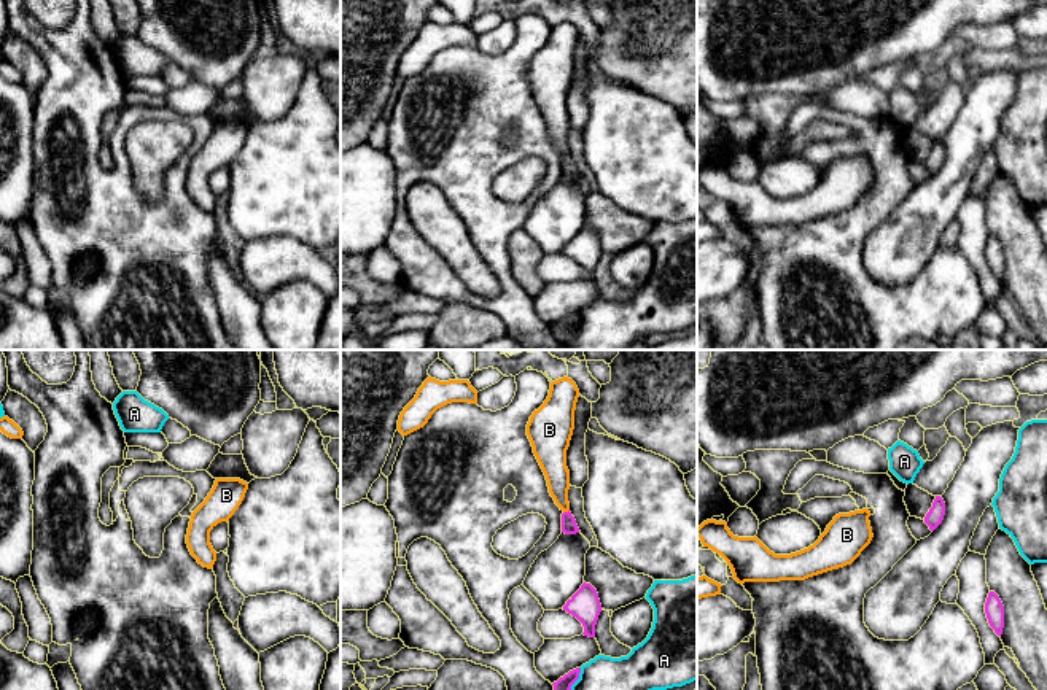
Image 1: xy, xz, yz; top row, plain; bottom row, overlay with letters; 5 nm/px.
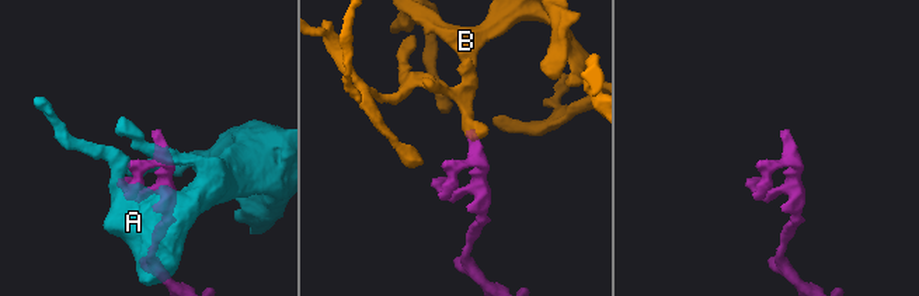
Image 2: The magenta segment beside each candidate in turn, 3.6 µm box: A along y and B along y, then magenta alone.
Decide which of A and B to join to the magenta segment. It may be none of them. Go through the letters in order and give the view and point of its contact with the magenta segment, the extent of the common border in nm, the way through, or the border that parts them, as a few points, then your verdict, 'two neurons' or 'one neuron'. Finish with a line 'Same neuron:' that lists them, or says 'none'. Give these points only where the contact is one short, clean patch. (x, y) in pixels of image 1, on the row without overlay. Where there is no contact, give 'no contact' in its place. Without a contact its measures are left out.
A: contact xz (573, 326); length 190 nm; two neurons
B: contact xz (565, 156); length 40 nm; way xz (568, 167), (565, 156), (554, 108); one neuron
Same neuron: B

